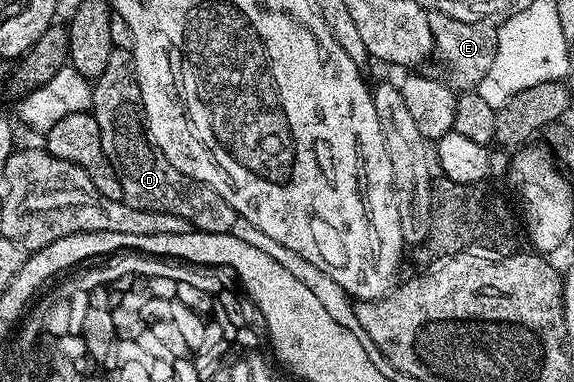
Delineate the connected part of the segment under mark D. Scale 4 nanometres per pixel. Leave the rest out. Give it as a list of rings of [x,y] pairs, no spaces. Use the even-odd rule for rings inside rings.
[[[114,50],[109,56],[105,72],[94,79],[91,92],[91,110],[101,128],[101,148],[105,148],[108,160],[115,166],[121,180],[122,201],[133,208],[169,212],[189,220],[197,230],[210,234],[229,234],[236,220],[235,209],[213,188],[185,176],[160,150],[151,145],[143,120],[141,88],[135,75],[135,56],[130,50]]]

